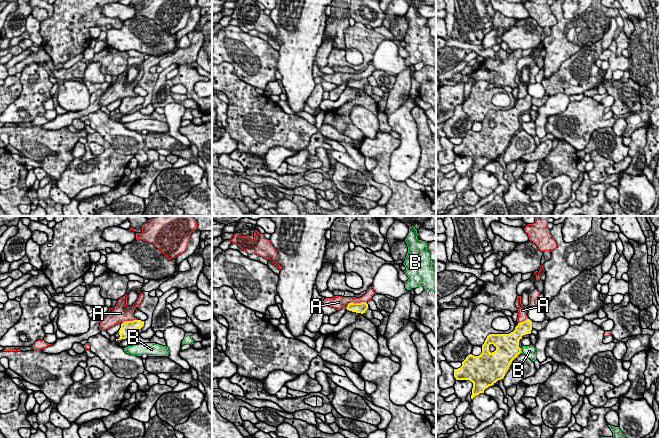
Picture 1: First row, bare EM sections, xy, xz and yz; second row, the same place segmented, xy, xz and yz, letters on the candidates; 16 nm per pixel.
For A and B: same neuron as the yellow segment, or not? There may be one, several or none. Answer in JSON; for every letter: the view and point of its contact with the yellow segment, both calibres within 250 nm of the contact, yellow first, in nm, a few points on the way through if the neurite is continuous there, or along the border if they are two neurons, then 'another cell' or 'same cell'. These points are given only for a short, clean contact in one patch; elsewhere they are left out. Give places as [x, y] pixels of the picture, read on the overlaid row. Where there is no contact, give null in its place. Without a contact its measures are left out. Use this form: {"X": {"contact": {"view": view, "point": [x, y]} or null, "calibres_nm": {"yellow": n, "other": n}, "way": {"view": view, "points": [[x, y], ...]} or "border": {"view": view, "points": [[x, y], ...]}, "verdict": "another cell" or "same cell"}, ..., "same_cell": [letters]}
{"A": {"contact": {"view": "xz", "point": [355, 303]}, "calibres_nm": {"yellow": 160, "other": 190}, "border": {"view": "xz", "points": [[366, 302], [350, 302], [346, 308]]}, "verdict": "another cell"}, "B": {"contact": {"view": "yz", "point": [520, 350]}, "calibres_nm": {"yellow": 380, "other": 180}, "border": {"view": "yz", "points": [[520, 348], [521, 352]]}, "verdict": "another cell"}, "same_cell": []}

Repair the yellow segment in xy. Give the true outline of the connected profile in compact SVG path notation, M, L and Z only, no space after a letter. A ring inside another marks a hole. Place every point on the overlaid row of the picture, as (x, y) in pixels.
M133 320L133 321L124 321L121 324L121 328L119 330L120 337L117 340L129 338L129 336L136 331L137 329L141 329L144 326L144 321L141 320Z

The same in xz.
M351 302L348 304L346 309L352 312L363 314L368 309L368 304L366 302L361 302L361 303Z

